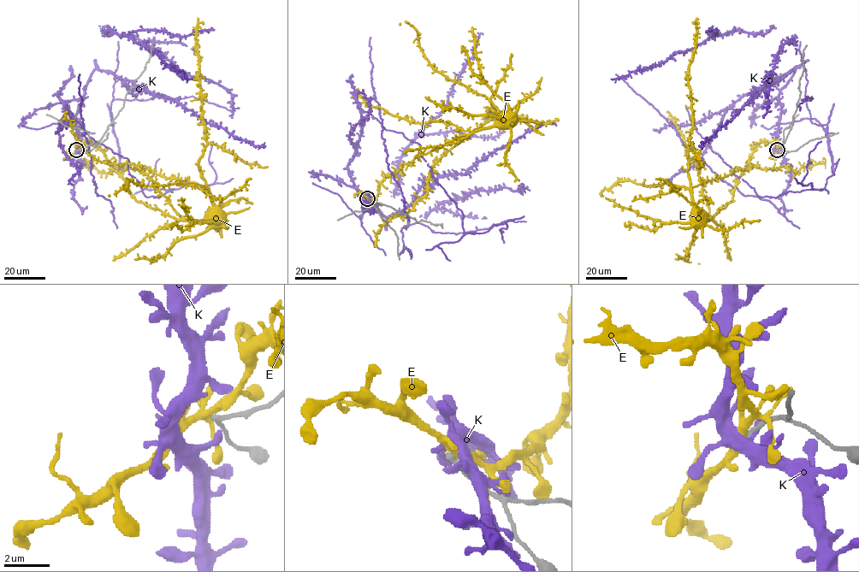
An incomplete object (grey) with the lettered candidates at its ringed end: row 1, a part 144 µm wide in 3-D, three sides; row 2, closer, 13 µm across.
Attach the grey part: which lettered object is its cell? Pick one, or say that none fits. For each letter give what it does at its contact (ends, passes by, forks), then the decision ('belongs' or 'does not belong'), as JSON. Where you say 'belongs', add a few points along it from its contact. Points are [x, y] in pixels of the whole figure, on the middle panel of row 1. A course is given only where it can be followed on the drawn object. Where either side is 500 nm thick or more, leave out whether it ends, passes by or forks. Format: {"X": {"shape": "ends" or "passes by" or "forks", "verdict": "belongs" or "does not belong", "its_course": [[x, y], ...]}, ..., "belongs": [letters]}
{"E": {"shape": "forks", "verdict": "does not belong"}, "K": {"shape": "passes by", "verdict": "does not belong"}, "belongs": []}

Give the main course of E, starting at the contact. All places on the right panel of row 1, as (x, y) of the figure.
E: (777, 150), (773, 141), (760, 141), (737, 179), (732, 199), (712, 219), (698, 221), (692, 217)

